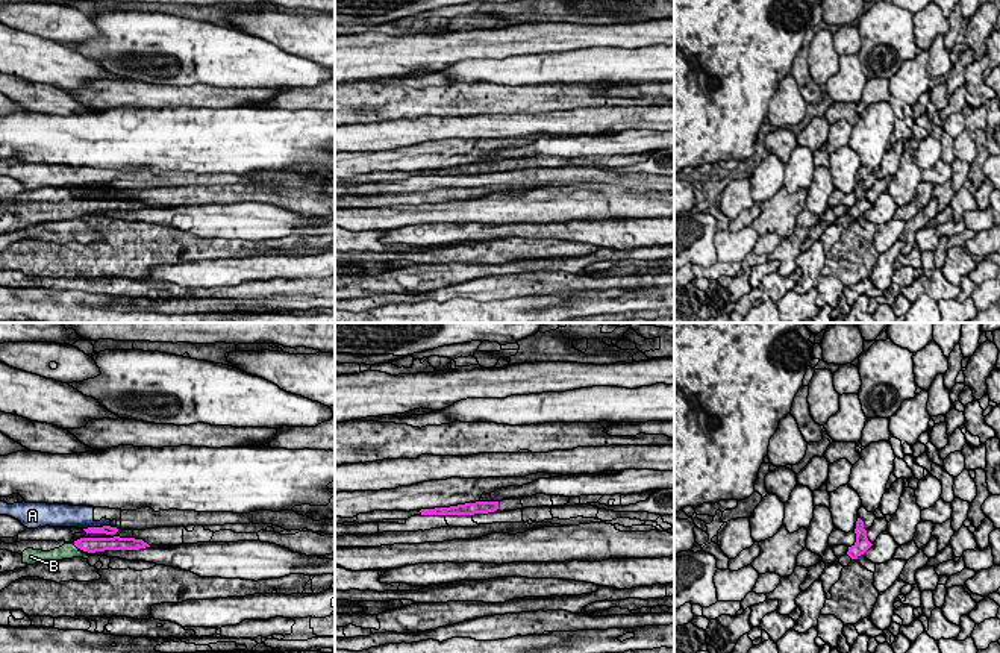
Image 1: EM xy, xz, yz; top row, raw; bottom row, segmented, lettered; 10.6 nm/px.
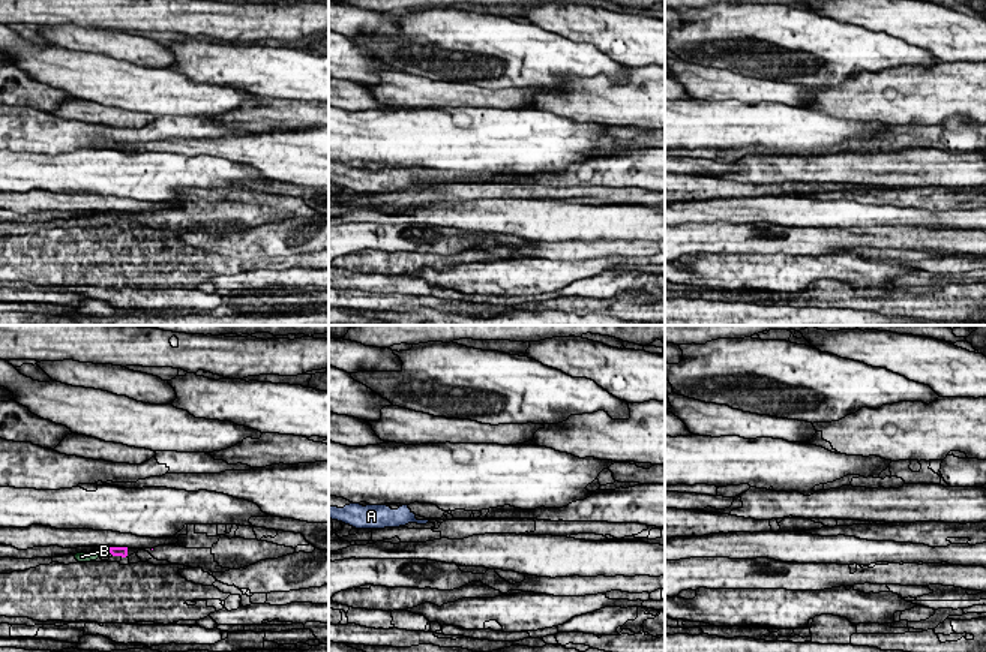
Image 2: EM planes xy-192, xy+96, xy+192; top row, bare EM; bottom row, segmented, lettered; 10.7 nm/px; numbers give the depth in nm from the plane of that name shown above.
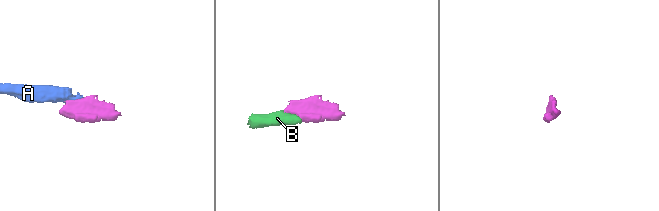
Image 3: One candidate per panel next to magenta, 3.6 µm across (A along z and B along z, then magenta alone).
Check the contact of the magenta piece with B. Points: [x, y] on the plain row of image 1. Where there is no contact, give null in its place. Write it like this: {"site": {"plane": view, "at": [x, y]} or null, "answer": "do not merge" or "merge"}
{"site": {"plane": "xy", "at": [76, 206]}, "answer": "merge"}

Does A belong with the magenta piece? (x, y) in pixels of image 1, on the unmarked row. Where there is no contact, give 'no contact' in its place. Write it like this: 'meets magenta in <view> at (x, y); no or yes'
meets magenta in xy at (96, 188); no

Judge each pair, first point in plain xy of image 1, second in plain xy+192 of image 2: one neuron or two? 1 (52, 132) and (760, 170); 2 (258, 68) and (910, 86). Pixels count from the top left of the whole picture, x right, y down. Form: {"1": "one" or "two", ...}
{"1": "two", "2": "two"}

